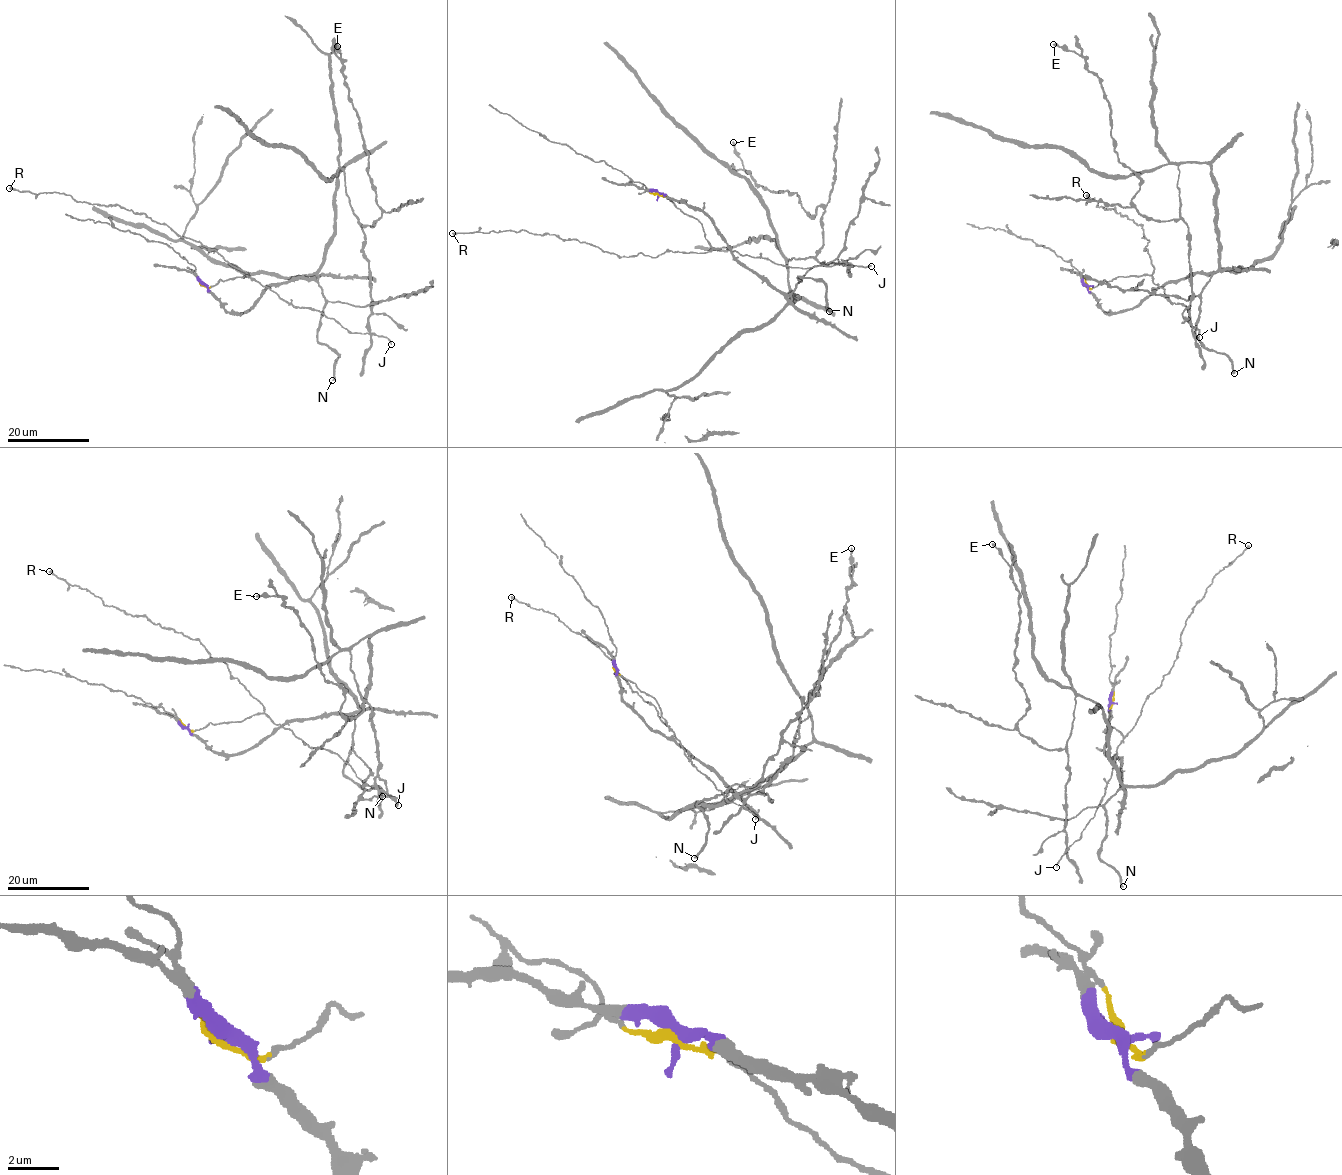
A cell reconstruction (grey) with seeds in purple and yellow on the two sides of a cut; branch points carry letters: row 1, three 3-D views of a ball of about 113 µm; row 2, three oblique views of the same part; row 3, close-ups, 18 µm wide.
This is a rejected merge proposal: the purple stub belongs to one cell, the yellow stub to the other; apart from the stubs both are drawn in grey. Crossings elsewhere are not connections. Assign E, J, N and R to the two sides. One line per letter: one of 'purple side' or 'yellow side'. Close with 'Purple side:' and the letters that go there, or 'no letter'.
E: purple side
J: yellow side
N: purple side
R: yellow side
Purple side: E, N

